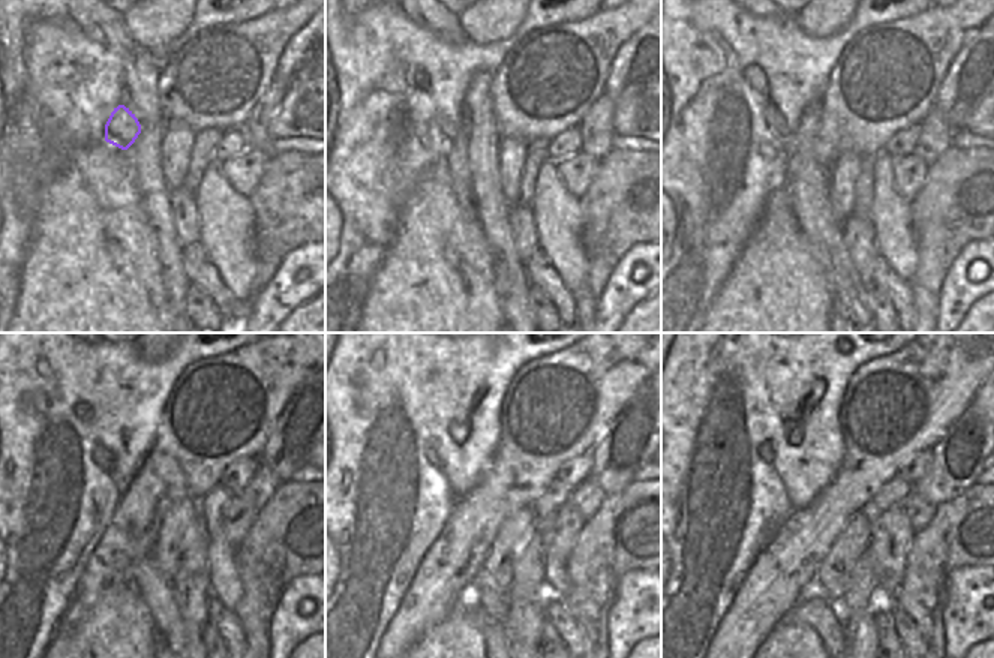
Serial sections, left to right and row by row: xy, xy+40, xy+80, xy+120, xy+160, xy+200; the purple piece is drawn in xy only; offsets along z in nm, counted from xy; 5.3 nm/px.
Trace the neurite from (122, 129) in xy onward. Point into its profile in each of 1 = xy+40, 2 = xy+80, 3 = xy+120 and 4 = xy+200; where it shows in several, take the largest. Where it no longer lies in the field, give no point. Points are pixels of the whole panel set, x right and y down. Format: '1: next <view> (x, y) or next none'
1: next xy+40 (449, 129)
2: next xy+80 (772, 117)
3: next xy+120 (104, 457)
4: next xy+200 (765, 450)

